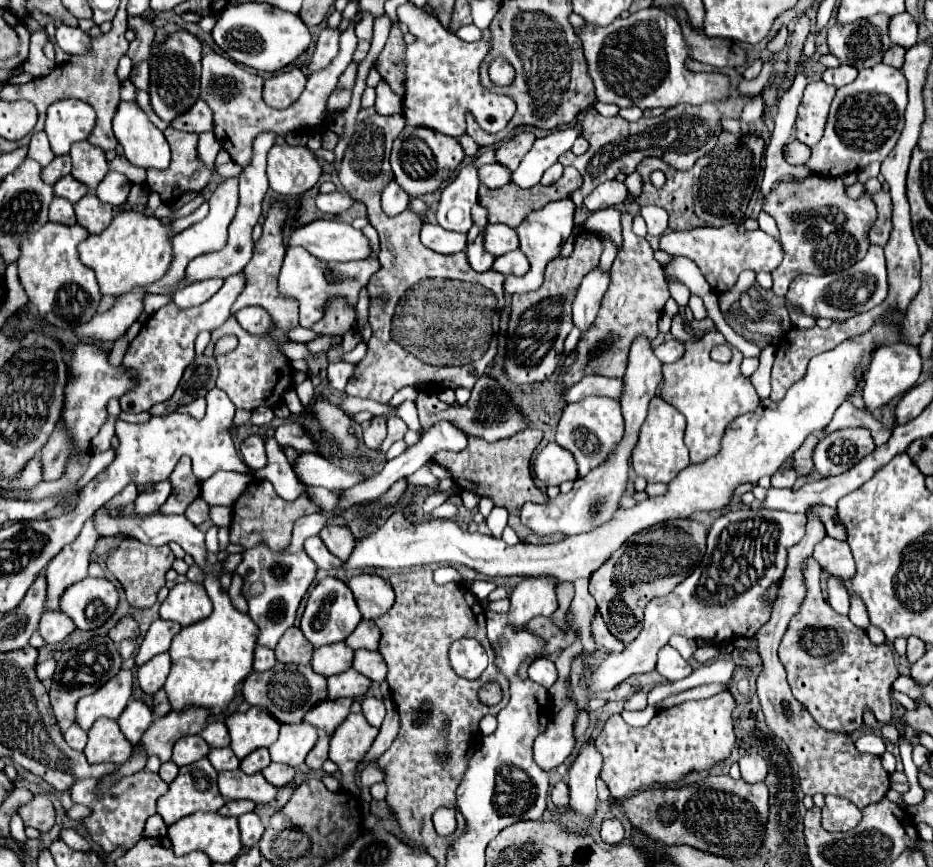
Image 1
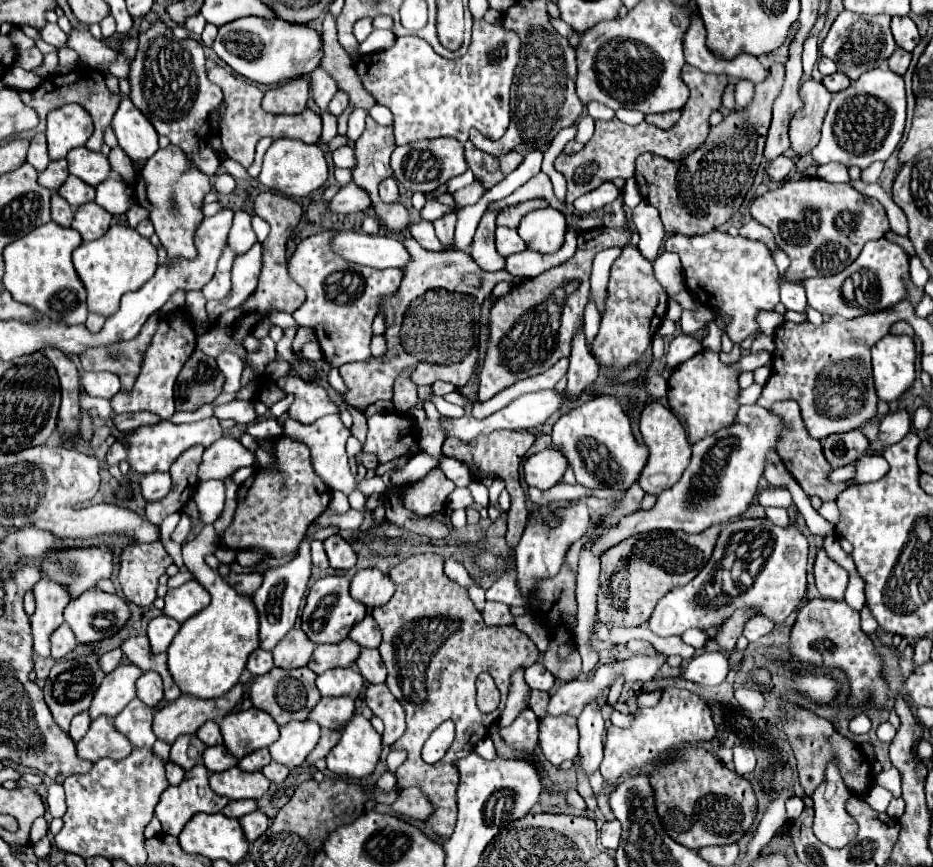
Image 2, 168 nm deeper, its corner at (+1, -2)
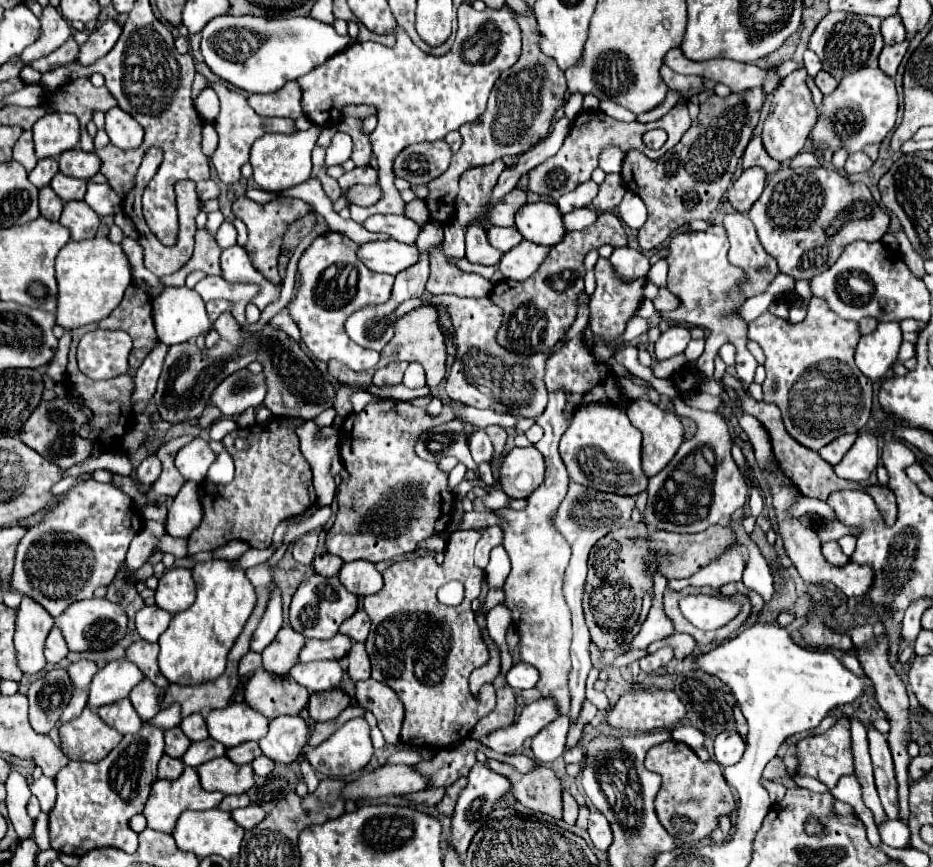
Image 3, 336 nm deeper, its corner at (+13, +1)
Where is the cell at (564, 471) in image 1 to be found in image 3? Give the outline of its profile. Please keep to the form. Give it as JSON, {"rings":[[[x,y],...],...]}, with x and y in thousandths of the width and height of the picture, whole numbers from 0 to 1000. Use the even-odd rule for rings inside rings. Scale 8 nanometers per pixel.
{"rings":[[[551,516],[536,534],[536,557],[549,576],[566,573],[583,555],[583,527],[574,516]]]}

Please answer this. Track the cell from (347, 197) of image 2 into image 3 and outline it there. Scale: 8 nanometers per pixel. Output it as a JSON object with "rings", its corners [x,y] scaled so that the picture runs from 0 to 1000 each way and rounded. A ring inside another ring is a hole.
{"rings":[[[379,213],[379,216],[371,218],[367,225],[373,230],[373,236],[394,239],[394,236],[401,236],[401,234],[409,227],[409,220],[407,220],[405,213],[399,213],[399,216],[392,216],[392,213]]]}

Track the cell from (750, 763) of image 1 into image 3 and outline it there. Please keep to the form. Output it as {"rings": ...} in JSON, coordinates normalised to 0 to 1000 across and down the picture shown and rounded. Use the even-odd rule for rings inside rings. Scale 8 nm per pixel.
{"rings":[[[774,843],[765,852],[765,871],[774,885],[791,880],[797,871],[797,855],[791,843]]]}

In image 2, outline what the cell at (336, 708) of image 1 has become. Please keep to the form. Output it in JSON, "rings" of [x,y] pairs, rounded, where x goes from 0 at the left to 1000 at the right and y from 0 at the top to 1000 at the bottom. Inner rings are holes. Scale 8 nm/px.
{"rings":[[[362,803],[362,805],[345,805],[330,824],[330,828],[341,833],[349,842],[364,842],[377,828],[377,824],[379,824],[379,805]]]}

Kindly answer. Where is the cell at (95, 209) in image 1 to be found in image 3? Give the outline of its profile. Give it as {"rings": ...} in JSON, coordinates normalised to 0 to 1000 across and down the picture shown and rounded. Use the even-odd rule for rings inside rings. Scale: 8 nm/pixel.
{"rings":[[[73,232],[69,236],[64,260],[75,264],[77,278],[88,278],[88,276],[101,273],[105,257],[107,257],[105,248],[101,248],[101,243],[96,243],[96,239],[92,239],[90,232]]]}

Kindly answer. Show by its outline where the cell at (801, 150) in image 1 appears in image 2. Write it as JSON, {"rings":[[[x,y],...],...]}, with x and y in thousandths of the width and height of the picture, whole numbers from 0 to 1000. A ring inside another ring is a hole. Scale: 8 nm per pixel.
{"rings":[[[838,180],[838,182],[832,182],[823,194],[821,194],[821,201],[825,208],[840,208],[845,203],[845,198],[851,194],[851,185],[853,182],[845,182],[845,180]]]}

